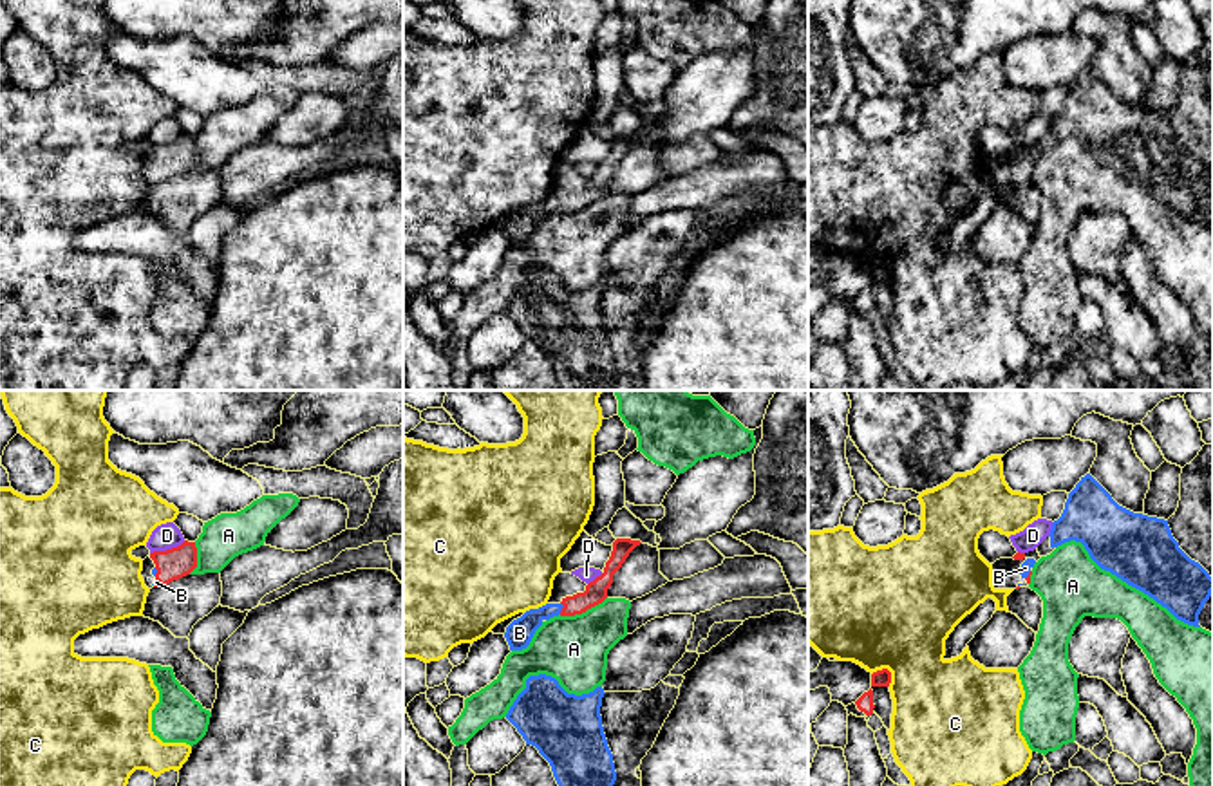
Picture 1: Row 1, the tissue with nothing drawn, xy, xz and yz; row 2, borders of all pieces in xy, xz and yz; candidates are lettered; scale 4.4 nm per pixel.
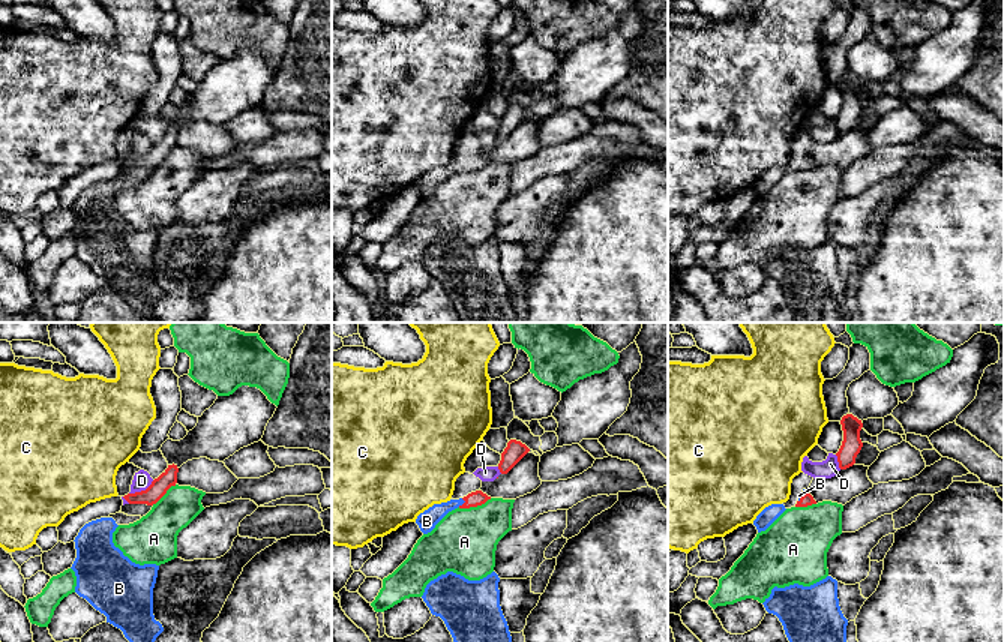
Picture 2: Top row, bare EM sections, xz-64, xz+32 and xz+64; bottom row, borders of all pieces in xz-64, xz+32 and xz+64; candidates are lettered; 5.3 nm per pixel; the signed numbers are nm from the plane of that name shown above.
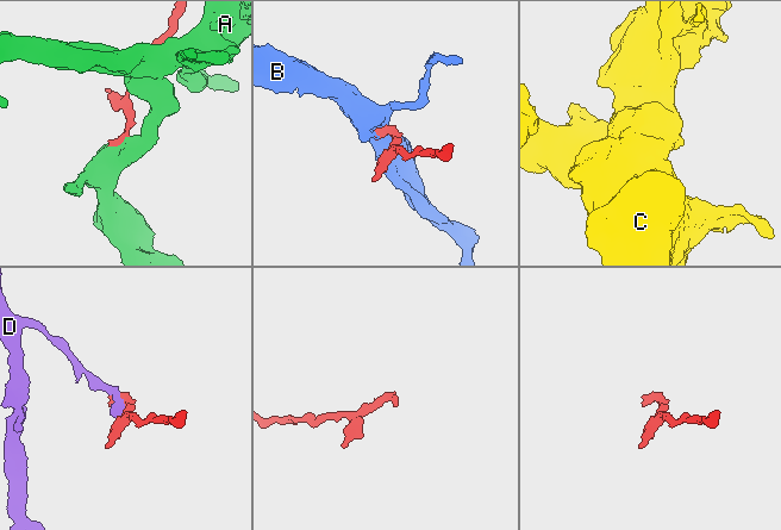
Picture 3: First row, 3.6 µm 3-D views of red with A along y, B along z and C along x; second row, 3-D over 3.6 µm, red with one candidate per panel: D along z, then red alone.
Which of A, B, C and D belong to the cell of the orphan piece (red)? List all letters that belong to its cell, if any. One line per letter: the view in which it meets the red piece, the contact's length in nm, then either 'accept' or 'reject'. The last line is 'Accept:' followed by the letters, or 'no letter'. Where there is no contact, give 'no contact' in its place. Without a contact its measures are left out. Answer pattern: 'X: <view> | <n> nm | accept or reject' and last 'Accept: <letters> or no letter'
A: xz | 240 nm | reject
B: xz | 60 nm | accept
C: yz | 110 nm | reject
D: xy | 170 nm | reject
Accept: B

